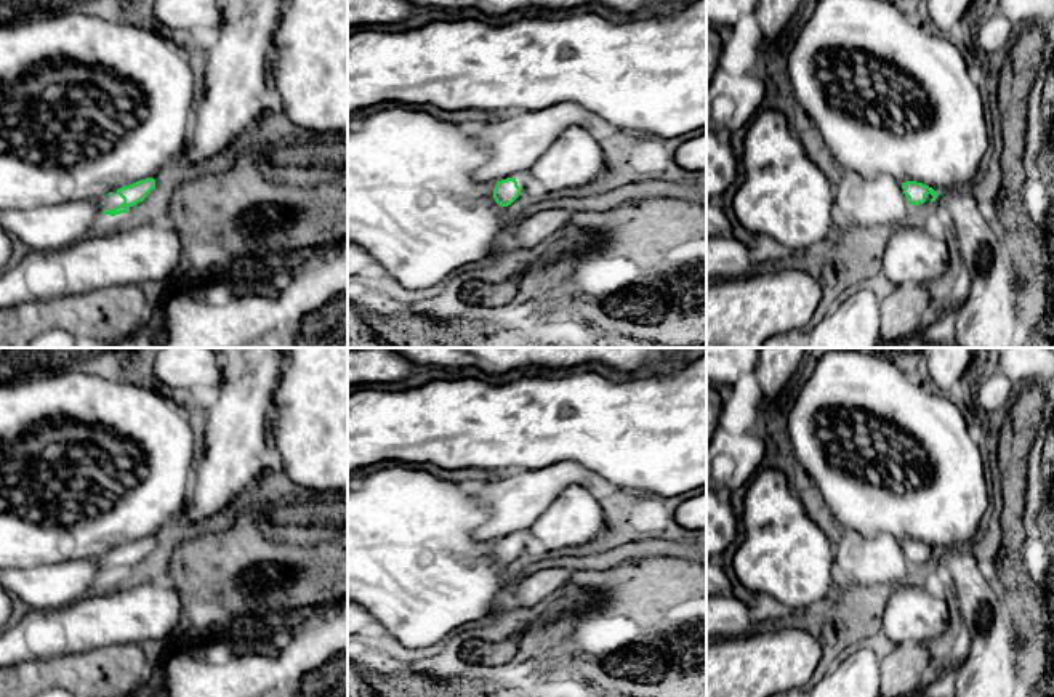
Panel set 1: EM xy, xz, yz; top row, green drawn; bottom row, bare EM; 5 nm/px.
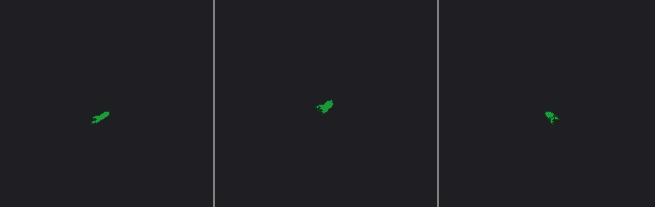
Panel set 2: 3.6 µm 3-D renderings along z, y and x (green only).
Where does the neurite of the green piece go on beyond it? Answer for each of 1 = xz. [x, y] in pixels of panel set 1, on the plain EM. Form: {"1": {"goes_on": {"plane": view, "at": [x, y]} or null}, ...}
{"1": {"goes_on": {"plane": "xz", "at": [524, 540]}}}

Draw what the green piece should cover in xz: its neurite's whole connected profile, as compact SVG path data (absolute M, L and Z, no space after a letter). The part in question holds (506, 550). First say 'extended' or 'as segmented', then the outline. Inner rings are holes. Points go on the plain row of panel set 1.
extended; M521 532L516 537L506 537L495 543L493 558L498 564L511 564L522 548L533 548L533 542L529 532Z

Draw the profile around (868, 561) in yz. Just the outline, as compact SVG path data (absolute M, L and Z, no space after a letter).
M852 529L841 530L835 562L839 577L863 588L899 585L913 577L902 542L891 534L865 537Z

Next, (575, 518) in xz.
M565 489L532 524L529 534L543 551L581 546L594 540L604 529L605 511L588 489Z

